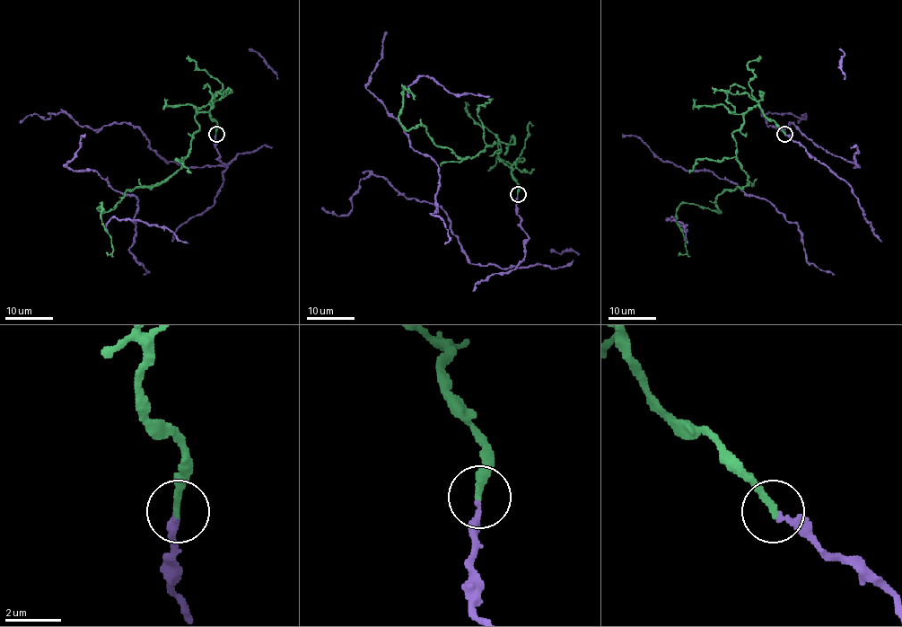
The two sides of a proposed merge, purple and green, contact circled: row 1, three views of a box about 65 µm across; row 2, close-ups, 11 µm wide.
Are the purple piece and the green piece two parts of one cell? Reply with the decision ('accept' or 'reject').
accept

